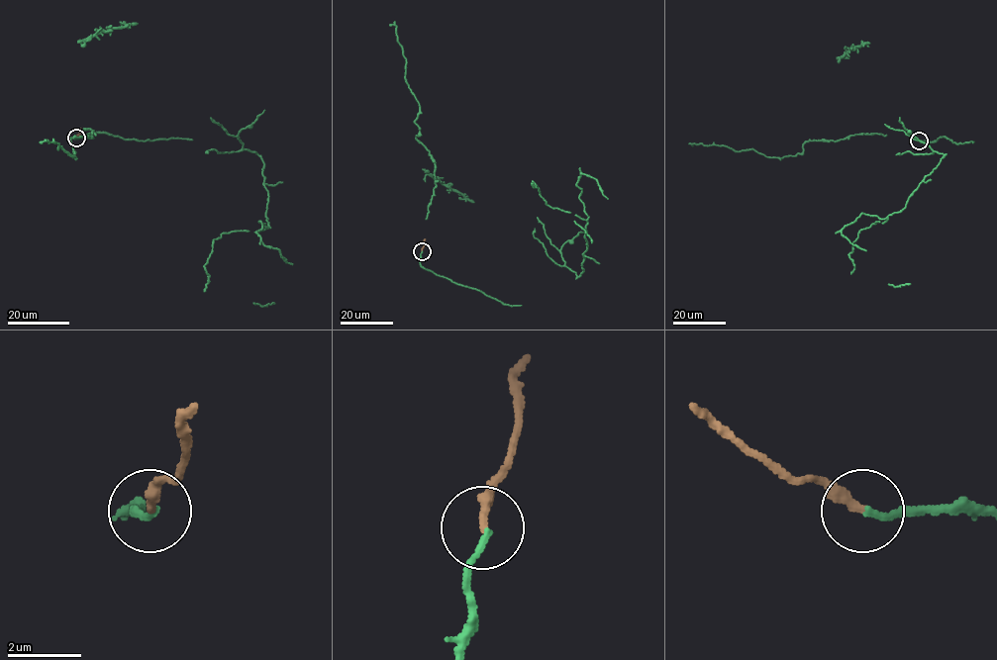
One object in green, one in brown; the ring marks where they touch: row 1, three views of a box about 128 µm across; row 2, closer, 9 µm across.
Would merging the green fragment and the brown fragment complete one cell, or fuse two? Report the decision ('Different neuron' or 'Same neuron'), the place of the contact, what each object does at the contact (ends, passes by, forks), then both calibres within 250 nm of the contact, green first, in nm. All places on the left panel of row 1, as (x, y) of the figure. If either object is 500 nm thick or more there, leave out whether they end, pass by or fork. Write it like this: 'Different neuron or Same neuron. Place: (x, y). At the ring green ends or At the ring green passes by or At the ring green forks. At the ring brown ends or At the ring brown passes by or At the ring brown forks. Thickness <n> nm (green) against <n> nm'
Same neuron. Place: (76, 138). At the ring green ends. At the ring brown ends. Thickness 160 nm (green) against 280 nm

